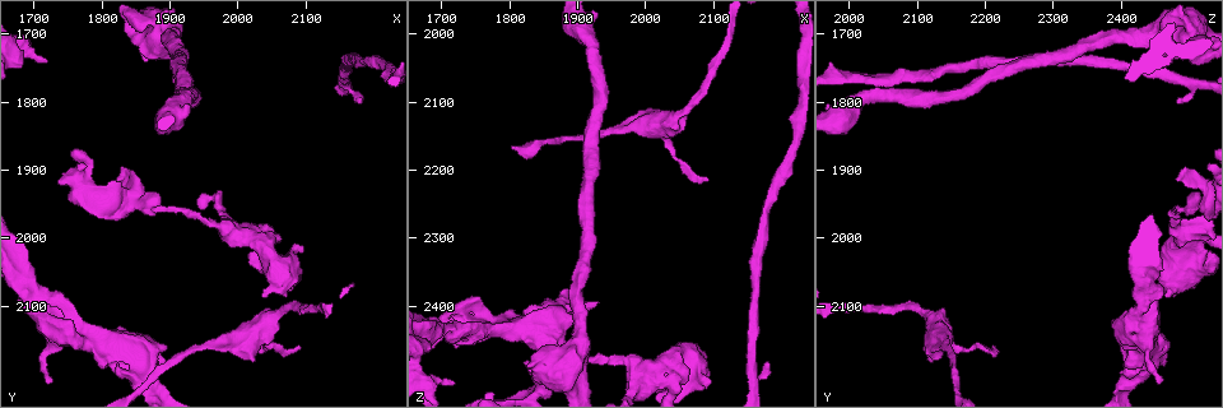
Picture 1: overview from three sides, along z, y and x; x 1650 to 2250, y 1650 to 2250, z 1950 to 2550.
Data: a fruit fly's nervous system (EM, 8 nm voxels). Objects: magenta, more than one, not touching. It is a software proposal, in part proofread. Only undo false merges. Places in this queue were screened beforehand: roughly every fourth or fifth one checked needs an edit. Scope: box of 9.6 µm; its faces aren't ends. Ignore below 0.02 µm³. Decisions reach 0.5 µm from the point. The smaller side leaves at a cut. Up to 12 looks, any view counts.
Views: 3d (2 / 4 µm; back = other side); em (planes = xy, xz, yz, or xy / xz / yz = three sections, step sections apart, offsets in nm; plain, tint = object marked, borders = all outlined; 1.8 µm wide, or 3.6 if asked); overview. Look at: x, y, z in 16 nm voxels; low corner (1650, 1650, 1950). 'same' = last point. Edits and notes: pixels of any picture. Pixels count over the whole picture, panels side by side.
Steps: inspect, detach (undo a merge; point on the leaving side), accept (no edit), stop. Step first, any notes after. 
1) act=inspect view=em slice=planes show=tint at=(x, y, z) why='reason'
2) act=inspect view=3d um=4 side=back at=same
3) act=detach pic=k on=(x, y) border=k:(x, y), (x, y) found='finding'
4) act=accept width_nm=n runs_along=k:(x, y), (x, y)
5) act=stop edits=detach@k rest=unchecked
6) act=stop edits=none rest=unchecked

act=inspect view=em slice=yz step=4 show=borders at=(1945, 1980, 2485)

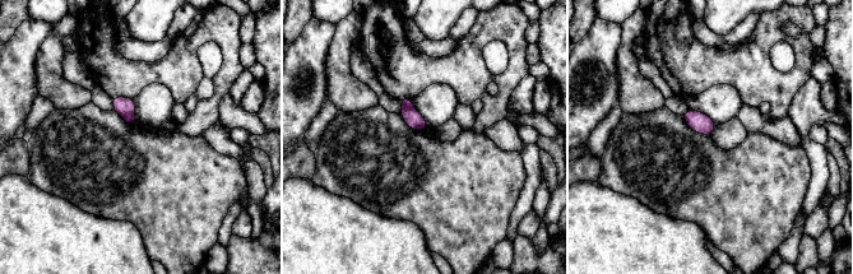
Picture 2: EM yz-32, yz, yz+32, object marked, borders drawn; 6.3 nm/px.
act=detach pic=2 on=(123, 106) border=2:(134, 115), (121, 116) found='a second cell is stuck on'

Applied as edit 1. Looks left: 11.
act=inspect view=em slice=xz step=8 show=tint at=(1865, 1695, 2495) why='thick turns thin'

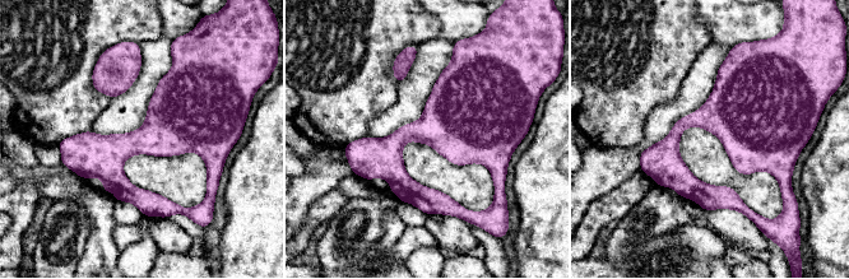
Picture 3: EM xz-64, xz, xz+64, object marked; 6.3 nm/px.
act=inspect view=em slice=planes show=borders at=same why='another direction'

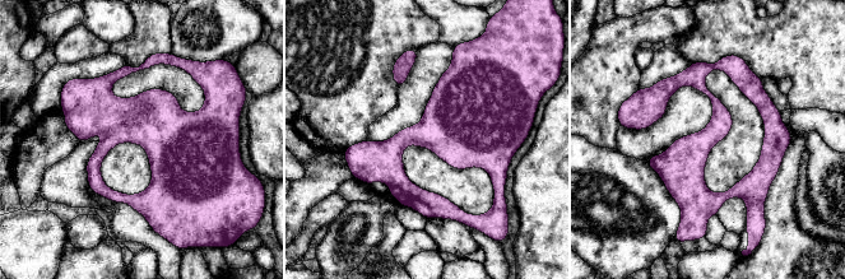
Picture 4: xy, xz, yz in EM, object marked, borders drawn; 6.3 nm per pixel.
act=accept width_nm=220 runs_along=4:(699, 65), (718, 107), (693, 152), (705, 215) found='one cell here'

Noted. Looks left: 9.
act=stop edits=detach@2 rest=unchecked

